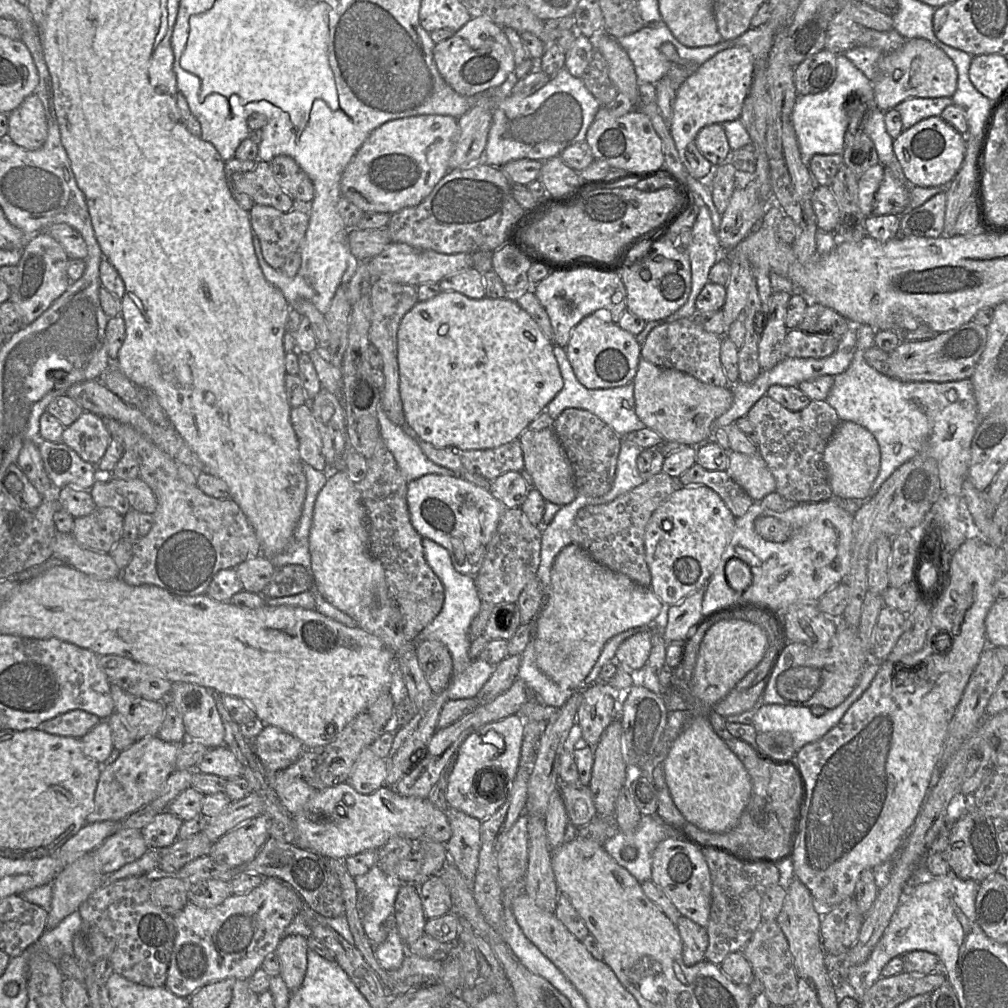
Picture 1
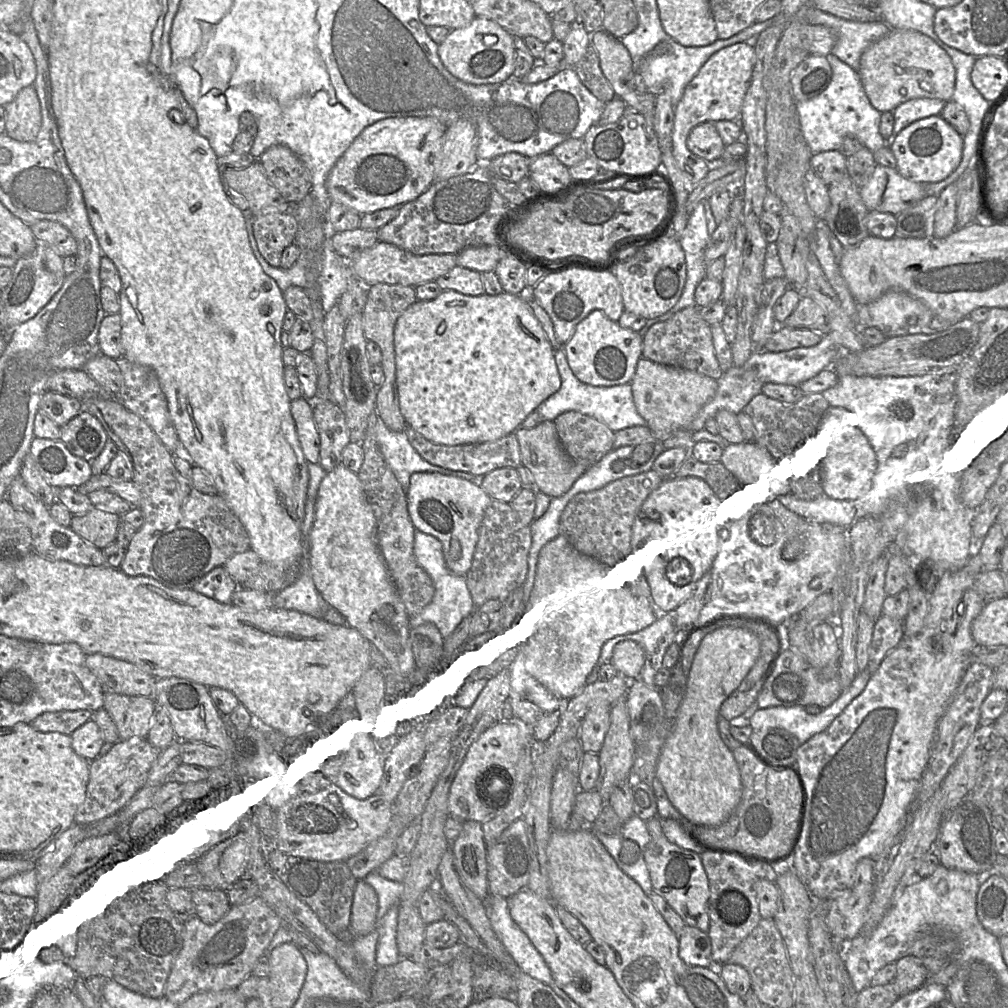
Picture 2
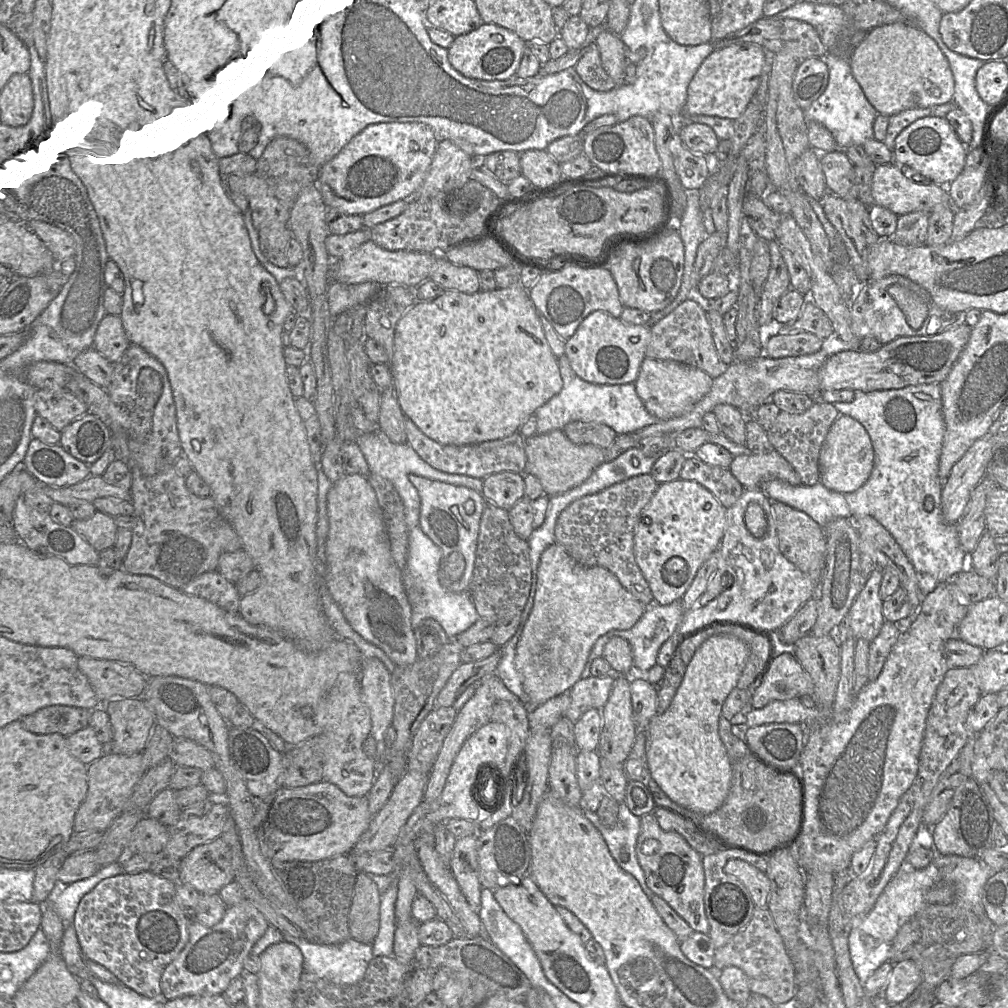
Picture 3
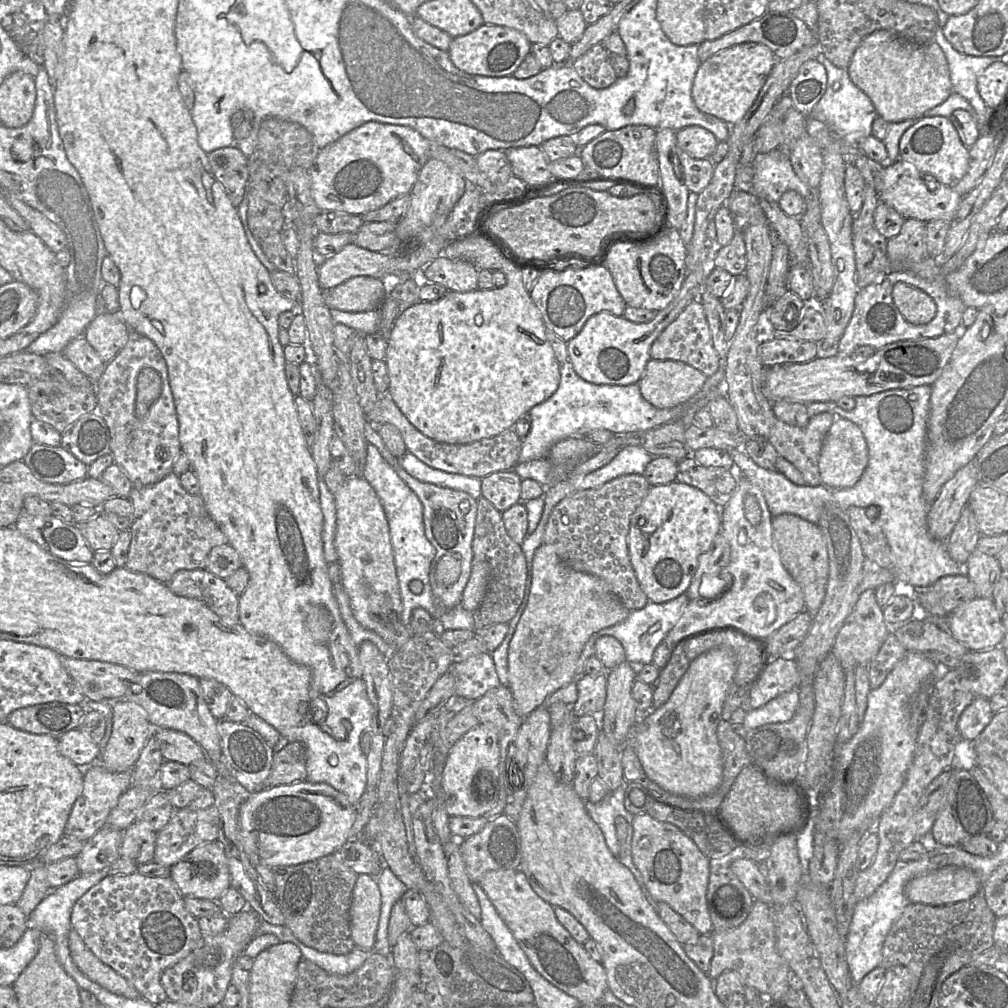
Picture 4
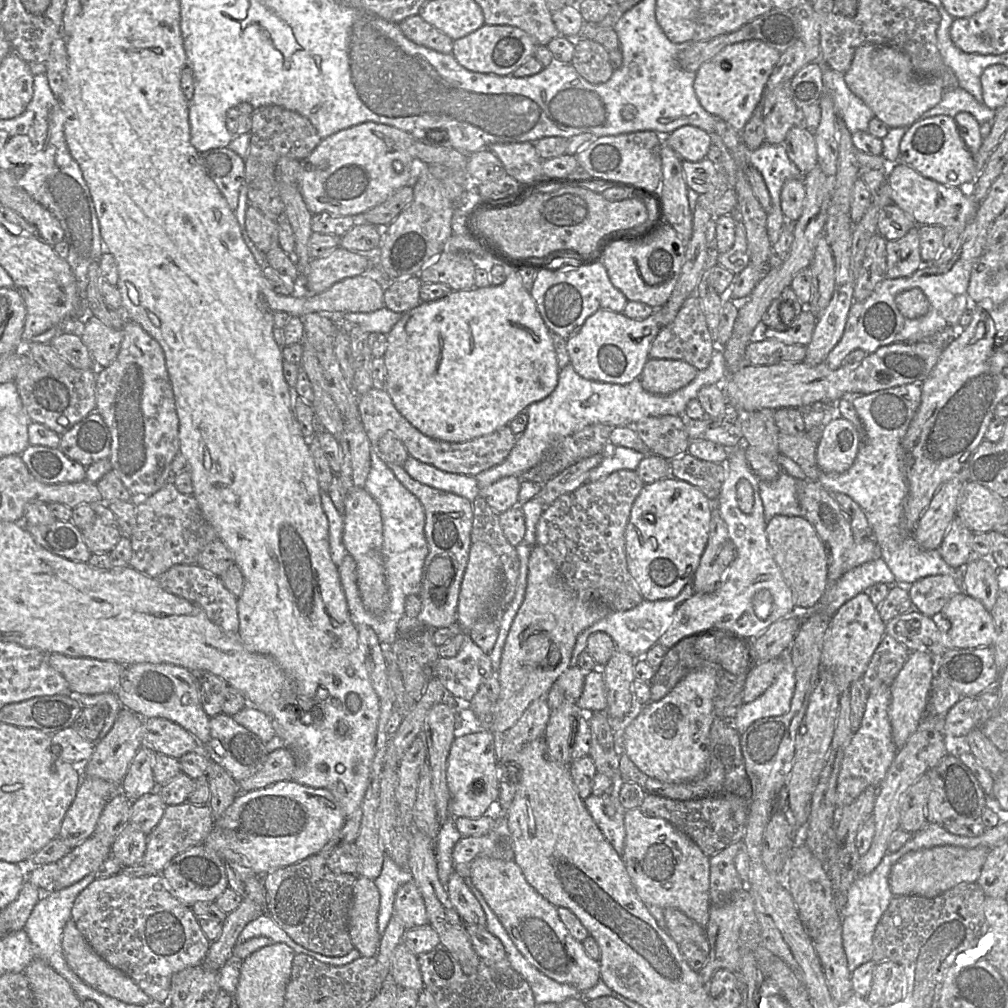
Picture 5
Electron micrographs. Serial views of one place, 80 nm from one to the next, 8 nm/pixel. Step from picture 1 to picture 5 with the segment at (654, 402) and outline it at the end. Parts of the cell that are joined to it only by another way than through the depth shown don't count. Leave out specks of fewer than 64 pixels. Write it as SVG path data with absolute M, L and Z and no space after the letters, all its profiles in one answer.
M649 358L639 379L646 391L668 395L690 383L697 373L694 366L683 360Z

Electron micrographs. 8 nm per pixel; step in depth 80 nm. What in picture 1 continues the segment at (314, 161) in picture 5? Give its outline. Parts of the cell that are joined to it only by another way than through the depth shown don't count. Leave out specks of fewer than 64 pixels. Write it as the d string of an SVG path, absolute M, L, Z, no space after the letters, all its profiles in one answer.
M418 115L387 121L364 141L342 173L341 196L364 213L394 214L420 204L450 171L449 159L458 133L458 118L450 115Z

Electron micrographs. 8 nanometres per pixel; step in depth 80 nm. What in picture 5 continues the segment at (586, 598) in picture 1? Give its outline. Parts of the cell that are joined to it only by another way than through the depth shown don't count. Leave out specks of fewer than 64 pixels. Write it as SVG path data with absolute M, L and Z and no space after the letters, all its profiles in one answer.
M538 544L531 548L527 587L506 638L498 680L499 698L492 709L491 732L506 732L536 699L545 697L559 676L570 666L578 635L611 610L602 601L583 601L560 575L551 556Z

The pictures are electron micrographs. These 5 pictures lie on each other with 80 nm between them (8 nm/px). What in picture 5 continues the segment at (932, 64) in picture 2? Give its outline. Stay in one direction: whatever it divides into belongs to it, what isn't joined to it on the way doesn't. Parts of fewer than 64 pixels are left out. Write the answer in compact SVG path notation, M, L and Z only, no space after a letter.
M872 43L859 46L850 68L844 74L848 88L873 111L875 117L883 121L889 128L910 127L929 109L936 106L945 90L938 84L928 82L916 75L910 57L902 51L891 47Z

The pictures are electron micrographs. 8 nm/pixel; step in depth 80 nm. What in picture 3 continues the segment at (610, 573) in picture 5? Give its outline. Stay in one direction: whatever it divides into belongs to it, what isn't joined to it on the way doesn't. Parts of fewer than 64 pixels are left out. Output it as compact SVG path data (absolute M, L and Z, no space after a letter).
M640 474L615 483L595 494L583 496L559 514L555 525L556 541L580 564L601 566L617 576L622 586L646 605L653 594L634 555L634 529L642 510L659 483L651 474Z

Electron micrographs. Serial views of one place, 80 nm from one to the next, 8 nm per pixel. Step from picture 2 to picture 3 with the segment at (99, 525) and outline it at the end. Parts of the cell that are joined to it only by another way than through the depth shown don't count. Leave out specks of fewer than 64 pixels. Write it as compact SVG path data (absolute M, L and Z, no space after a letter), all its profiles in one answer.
M100 511L85 520L74 519L70 526L98 552L112 548L116 543L118 526L114 517Z

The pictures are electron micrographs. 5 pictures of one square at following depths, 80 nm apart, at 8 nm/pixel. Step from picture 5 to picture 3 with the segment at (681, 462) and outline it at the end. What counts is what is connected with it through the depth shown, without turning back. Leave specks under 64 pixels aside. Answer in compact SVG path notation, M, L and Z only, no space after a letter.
M687 455L680 471L680 479L698 482L725 508L731 507L745 490L729 469L708 465L694 455Z

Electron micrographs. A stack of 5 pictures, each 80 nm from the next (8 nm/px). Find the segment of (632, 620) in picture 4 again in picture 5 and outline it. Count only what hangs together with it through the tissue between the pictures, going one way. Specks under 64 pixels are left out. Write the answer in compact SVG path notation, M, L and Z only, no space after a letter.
M689 582L675 598L654 601L644 599L632 609L625 611L611 610L607 616L586 628L578 635L570 665L578 665L578 656L583 650L586 650L588 637L590 634L600 631L608 634L613 639L617 649L625 651L634 659L642 658L648 649L657 643L661 635L668 629L678 607L689 599L694 592L693 584Z

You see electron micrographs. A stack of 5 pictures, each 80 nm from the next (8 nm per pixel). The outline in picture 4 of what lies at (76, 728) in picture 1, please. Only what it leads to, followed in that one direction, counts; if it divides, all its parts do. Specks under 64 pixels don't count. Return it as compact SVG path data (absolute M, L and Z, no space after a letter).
M49 702L14 710L5 722L25 732L58 738L78 728L86 711L80 704Z

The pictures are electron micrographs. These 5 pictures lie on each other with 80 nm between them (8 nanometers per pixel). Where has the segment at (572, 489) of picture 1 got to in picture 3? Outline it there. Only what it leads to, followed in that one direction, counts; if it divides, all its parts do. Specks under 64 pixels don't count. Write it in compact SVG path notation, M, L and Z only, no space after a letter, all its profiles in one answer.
M554 429L546 433L535 433L524 439L526 455L525 471L540 481L544 493L549 497L562 494L586 480L593 470L604 462L604 449L593 445L577 445L571 442L563 430Z

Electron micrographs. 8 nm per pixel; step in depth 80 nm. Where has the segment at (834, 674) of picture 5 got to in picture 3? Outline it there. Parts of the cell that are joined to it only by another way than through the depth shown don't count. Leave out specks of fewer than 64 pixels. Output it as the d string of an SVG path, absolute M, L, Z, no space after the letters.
M876 566L865 581L861 591L855 598L841 627L841 633L848 629L855 637L871 642L879 634L885 622L880 597L880 585L883 569Z

